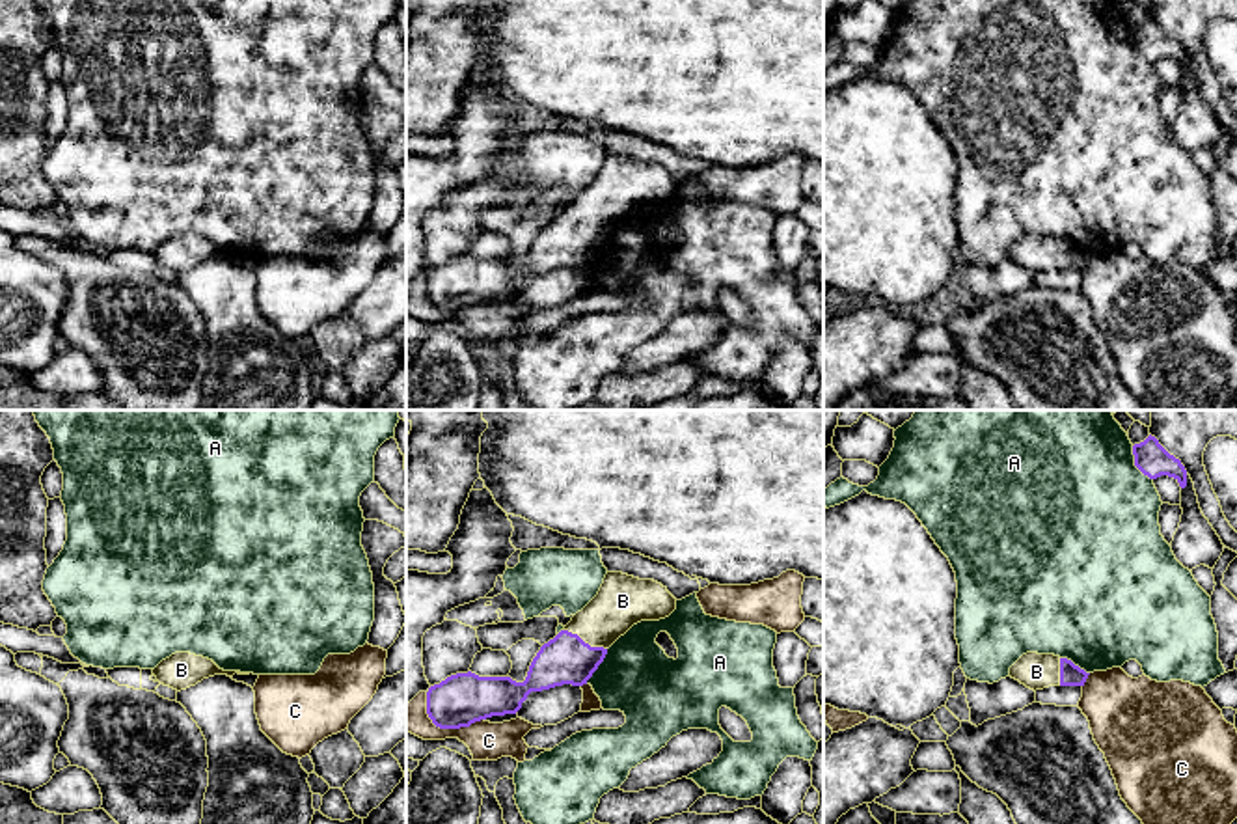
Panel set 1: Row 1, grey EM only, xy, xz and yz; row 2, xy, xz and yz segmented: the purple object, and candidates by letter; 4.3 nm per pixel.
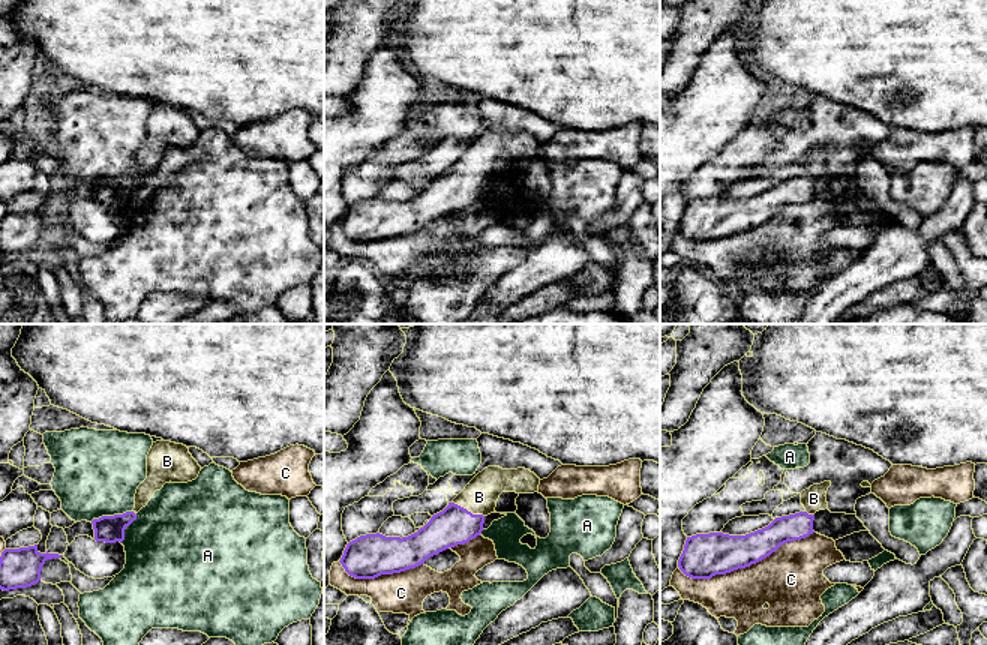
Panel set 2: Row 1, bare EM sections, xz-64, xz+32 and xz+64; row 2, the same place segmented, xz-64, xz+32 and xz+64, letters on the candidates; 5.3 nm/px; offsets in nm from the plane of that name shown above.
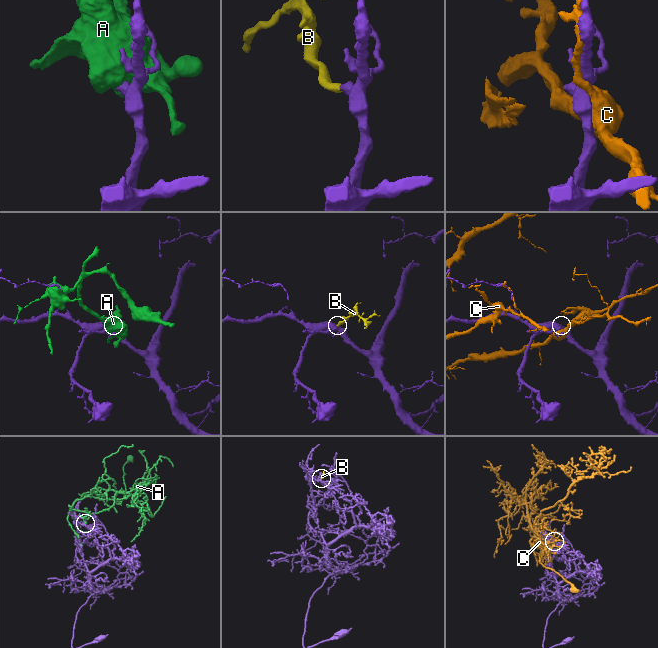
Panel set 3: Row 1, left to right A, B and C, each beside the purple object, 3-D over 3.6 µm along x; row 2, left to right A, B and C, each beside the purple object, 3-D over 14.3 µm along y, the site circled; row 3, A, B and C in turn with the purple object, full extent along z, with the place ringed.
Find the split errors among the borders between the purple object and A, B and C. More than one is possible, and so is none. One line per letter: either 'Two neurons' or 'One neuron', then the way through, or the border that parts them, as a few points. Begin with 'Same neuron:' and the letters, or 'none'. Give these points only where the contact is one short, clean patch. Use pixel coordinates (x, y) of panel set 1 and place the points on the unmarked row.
Same neuron: B
A: Two neurons
B: One neuron. Path across: xz (567, 241), (584, 224), (623, 183)
C: Two neurons

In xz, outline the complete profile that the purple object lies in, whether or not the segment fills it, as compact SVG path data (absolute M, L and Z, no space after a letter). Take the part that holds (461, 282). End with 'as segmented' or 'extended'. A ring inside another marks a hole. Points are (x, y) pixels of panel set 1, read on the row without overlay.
M607 155L598 177L533 240L523 265L510 259L479 259L456 255L427 274L427 296L440 311L469 309L475 304L516 296L531 274L563 267L583 268L604 244L607 231L641 203L659 203L676 192L676 181L654 162L639 162L622 155Z | extended

